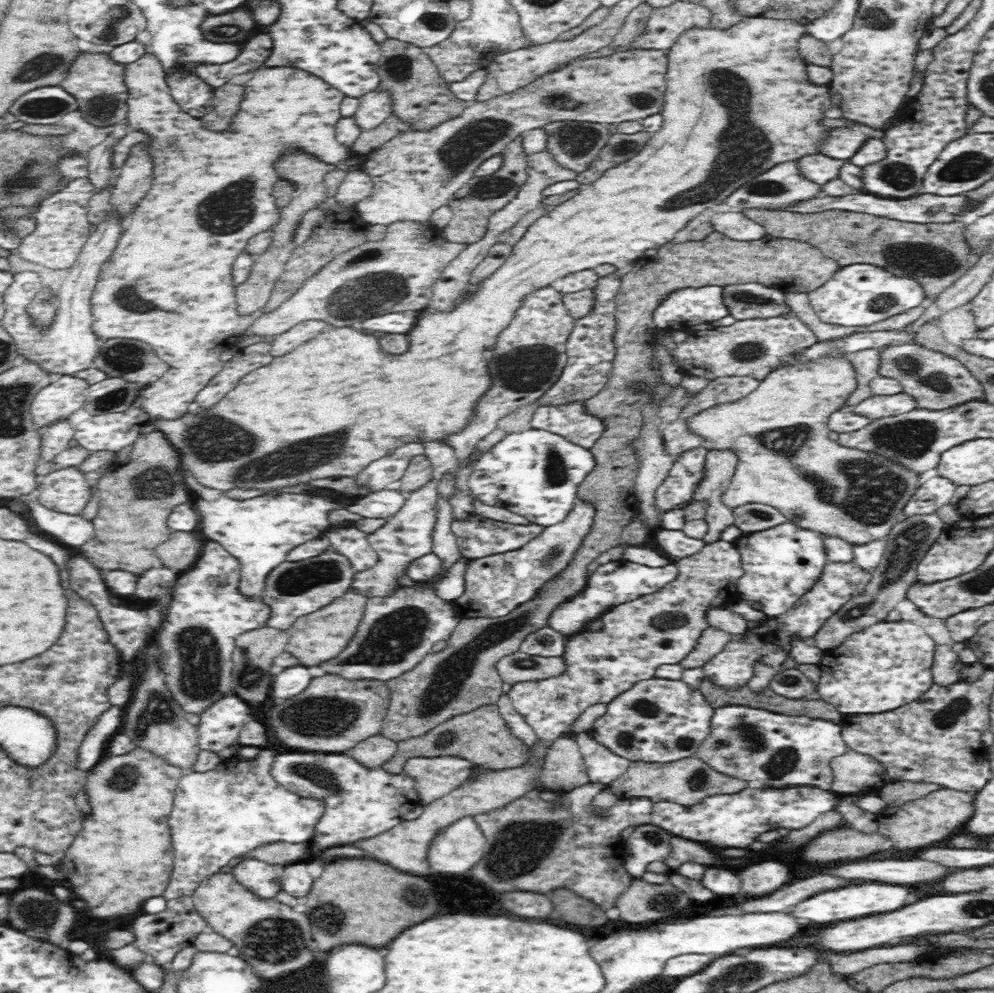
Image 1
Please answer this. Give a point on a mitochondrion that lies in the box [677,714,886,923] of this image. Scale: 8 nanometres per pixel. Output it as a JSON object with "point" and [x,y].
{"point":[748,739]}

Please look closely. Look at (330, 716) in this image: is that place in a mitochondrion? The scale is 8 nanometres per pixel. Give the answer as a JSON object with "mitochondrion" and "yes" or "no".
{"mitochondrion":"yes"}

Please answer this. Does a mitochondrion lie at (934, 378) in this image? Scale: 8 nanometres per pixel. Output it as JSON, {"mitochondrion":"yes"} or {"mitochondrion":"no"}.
{"mitochondrion":"yes"}

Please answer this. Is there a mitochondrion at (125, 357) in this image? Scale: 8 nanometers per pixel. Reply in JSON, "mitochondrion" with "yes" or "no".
{"mitochondrion":"yes"}

